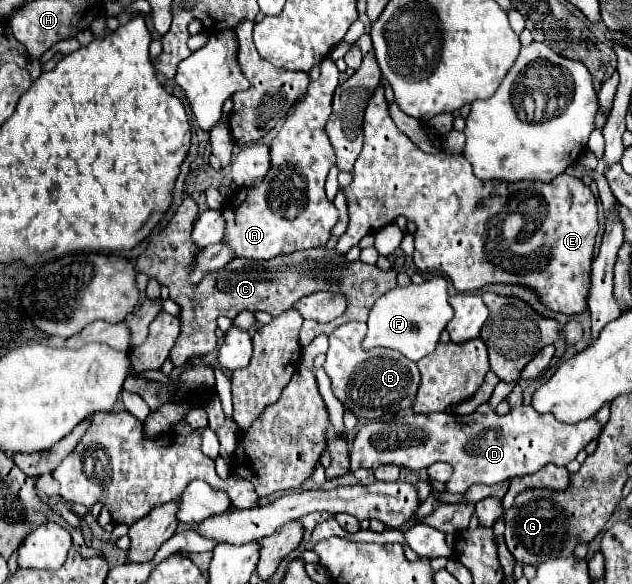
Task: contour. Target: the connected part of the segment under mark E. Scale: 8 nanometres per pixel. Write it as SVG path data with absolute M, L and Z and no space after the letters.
M379 86L373 98L369 100L363 122L365 142L353 168L353 182L349 186L341 186L341 192L345 194L349 206L349 226L335 244L337 254L347 254L349 248L357 246L357 242L365 234L369 234L369 230L375 232L381 226L395 222L395 218L405 216L407 220L417 222L413 260L421 272L441 272L453 282L459 292L479 290L485 284L495 282L525 284L541 296L541 300L549 306L551 312L583 312L589 294L593 246L599 230L597 202L589 186L585 186L575 176L559 174L549 184L521 180L509 186L509 182L499 182L499 192L493 192L495 182L489 180L485 182L485 196L481 196L483 182L473 174L471 164L461 154L425 154L423 150L417 150L417 146L409 138L405 138L401 130L397 130L395 122L389 116L383 92L385 88Z

